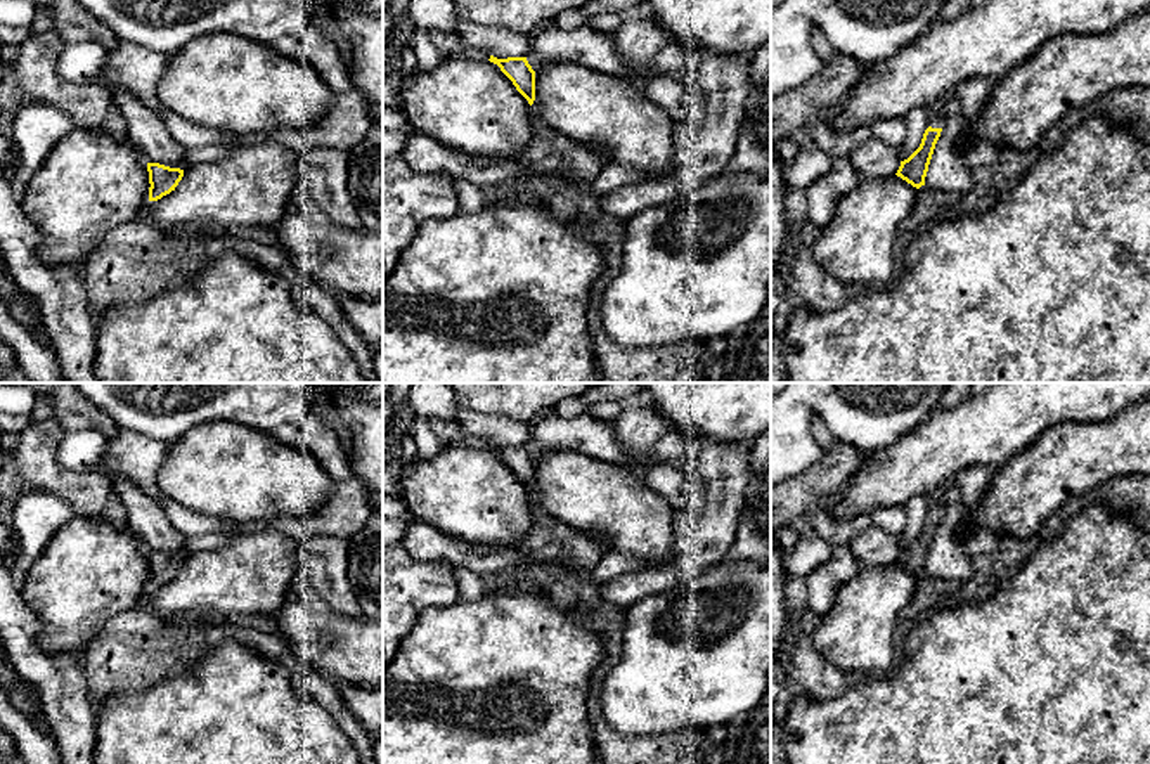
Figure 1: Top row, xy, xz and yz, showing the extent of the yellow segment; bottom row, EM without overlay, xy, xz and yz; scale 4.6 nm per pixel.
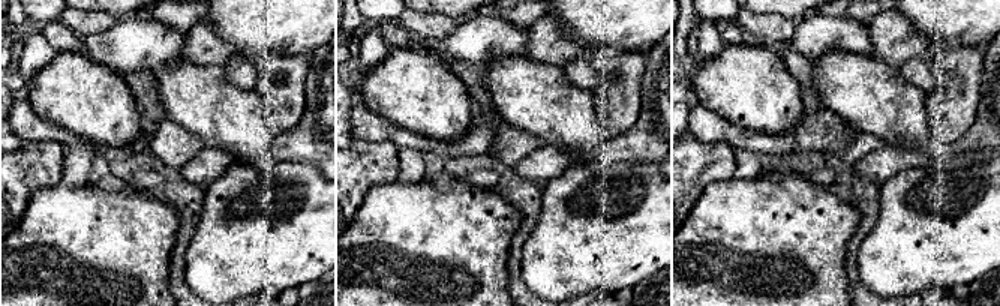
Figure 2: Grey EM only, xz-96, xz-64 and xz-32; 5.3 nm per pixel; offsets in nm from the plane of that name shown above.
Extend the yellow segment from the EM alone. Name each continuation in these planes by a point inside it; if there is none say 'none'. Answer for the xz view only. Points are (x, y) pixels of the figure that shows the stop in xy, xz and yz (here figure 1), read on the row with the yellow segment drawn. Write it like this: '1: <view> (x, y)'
none

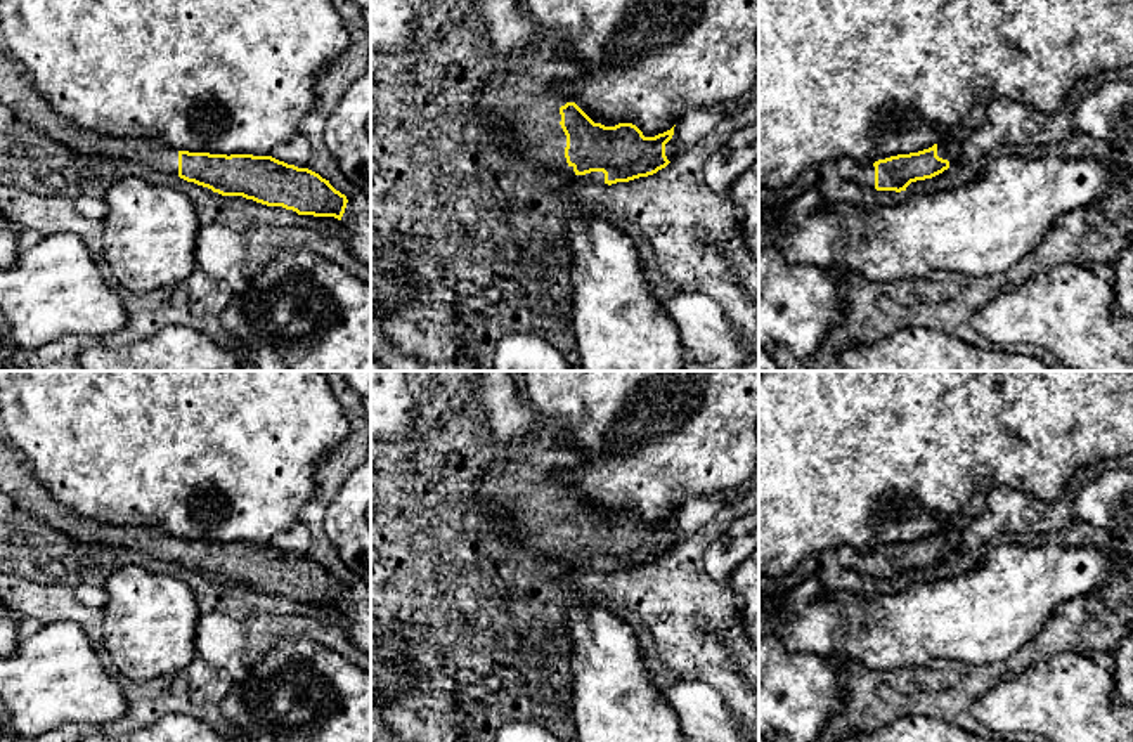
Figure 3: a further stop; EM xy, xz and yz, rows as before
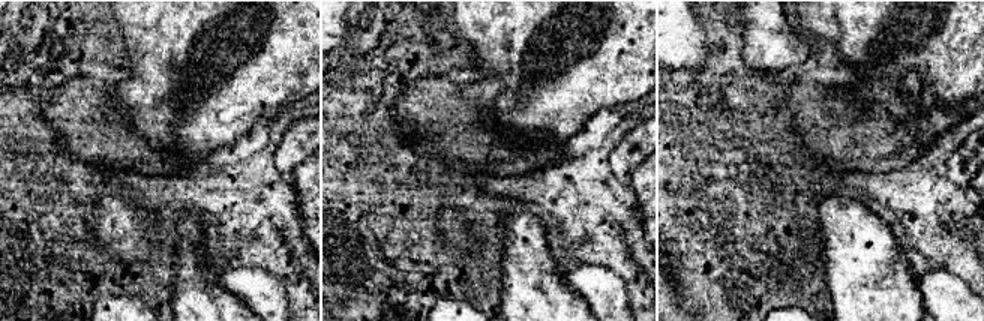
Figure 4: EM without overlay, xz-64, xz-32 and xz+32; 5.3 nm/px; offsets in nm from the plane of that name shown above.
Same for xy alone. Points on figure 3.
1: xy (16, 92)

